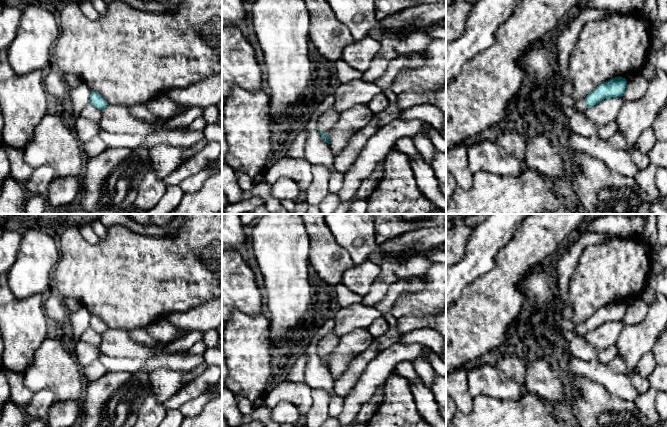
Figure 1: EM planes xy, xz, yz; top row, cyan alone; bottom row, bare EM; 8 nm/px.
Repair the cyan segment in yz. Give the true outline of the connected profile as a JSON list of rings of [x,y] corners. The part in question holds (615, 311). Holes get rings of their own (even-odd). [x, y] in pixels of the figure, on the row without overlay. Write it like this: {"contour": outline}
{"contour": [[[615,301],[606,306],[599,308],[592,316],[590,316],[584,324],[577,325],[573,332],[578,335],[584,335],[604,323],[612,321],[622,321],[627,310],[627,305],[622,301]]]}

